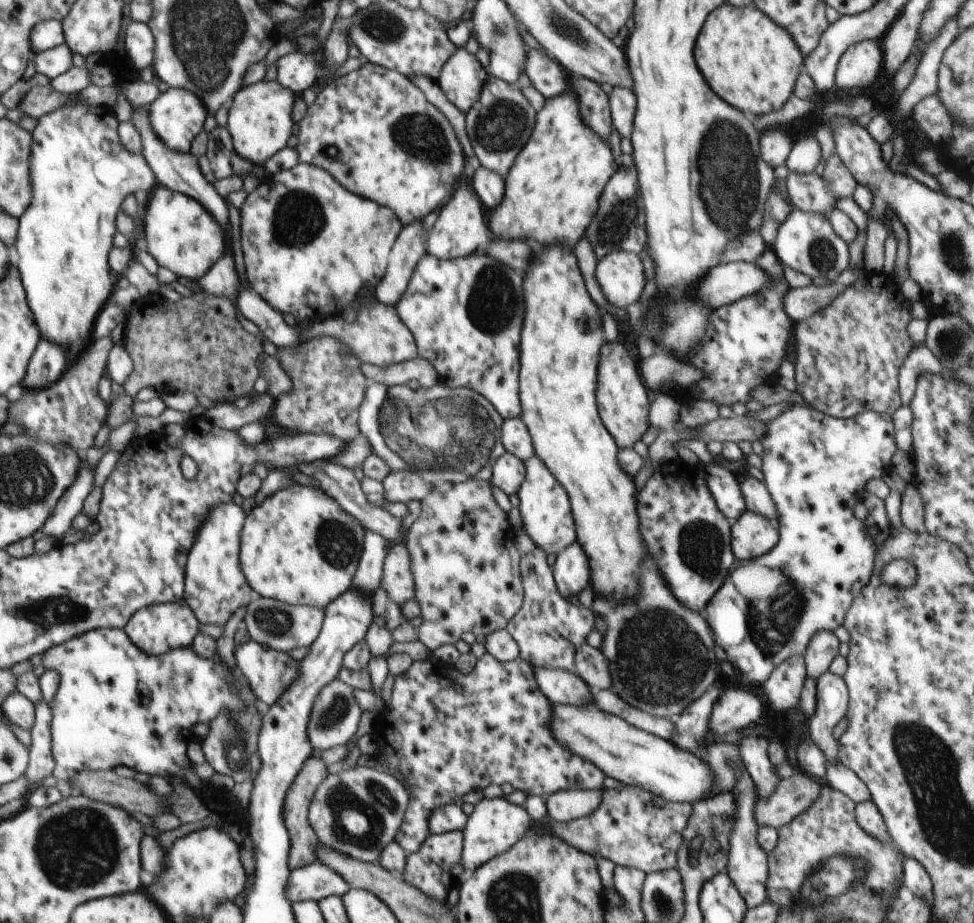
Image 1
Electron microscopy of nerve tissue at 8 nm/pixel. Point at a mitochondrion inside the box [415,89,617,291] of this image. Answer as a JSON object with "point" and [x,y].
{"point":[502,125]}

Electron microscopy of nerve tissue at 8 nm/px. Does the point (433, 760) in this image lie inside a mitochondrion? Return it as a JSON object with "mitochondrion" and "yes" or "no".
{"mitochondrion":"no"}

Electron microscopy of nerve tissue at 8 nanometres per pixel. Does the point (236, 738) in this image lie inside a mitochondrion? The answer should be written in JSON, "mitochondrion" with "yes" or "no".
{"mitochondrion":"yes"}

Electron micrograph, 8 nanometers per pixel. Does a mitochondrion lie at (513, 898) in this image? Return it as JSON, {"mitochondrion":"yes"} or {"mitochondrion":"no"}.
{"mitochondrion":"yes"}

